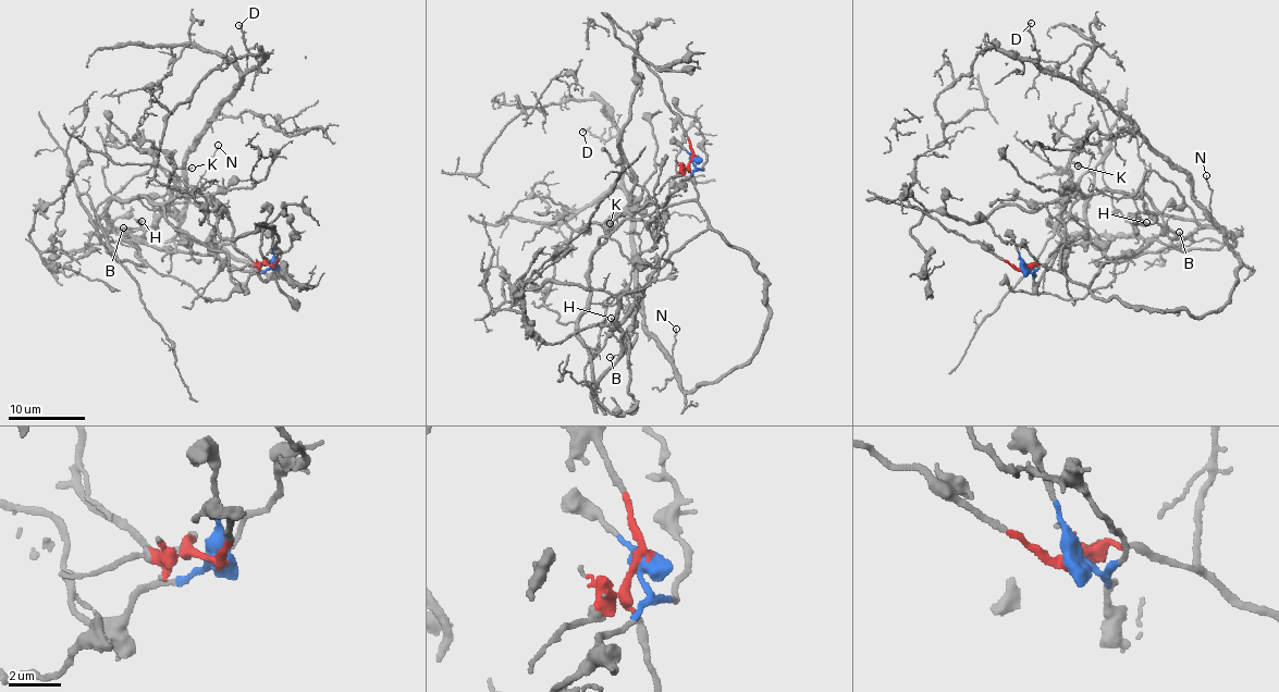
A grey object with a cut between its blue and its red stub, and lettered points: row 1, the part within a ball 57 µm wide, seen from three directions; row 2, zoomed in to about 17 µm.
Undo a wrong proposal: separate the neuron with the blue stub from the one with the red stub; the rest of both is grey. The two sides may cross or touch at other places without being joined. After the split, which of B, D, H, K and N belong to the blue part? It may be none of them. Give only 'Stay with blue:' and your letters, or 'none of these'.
Stay with blue: none of these

